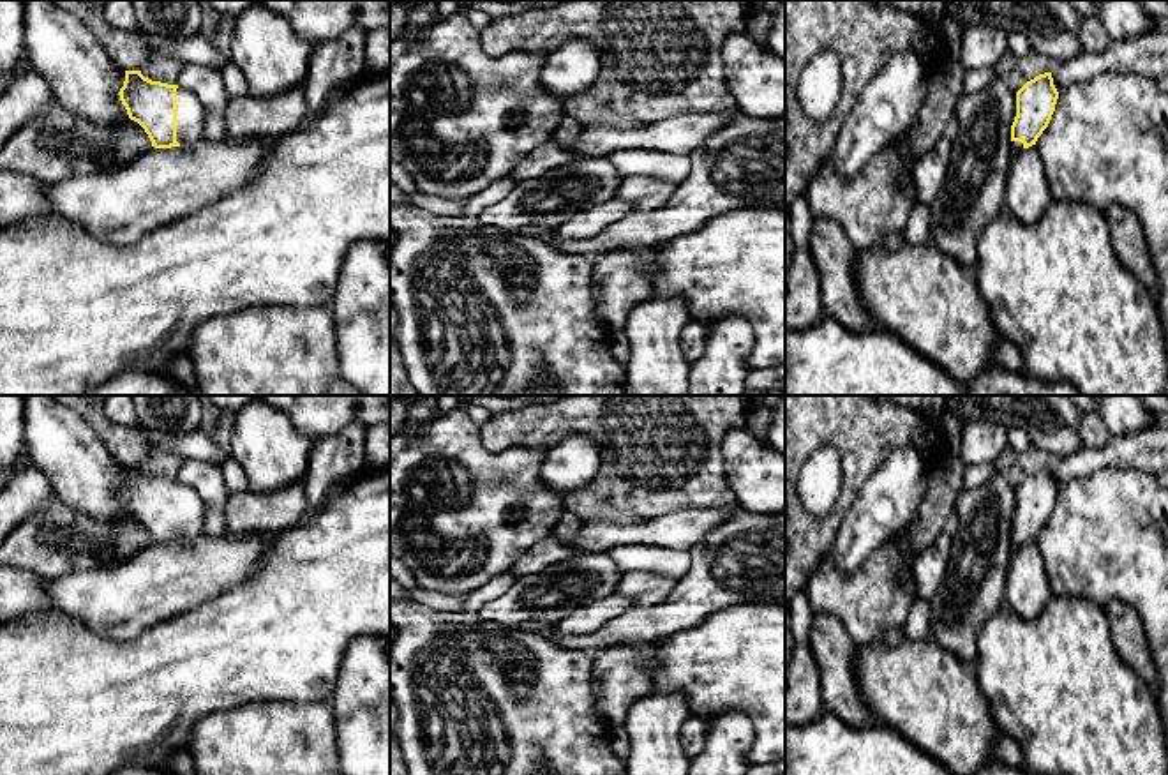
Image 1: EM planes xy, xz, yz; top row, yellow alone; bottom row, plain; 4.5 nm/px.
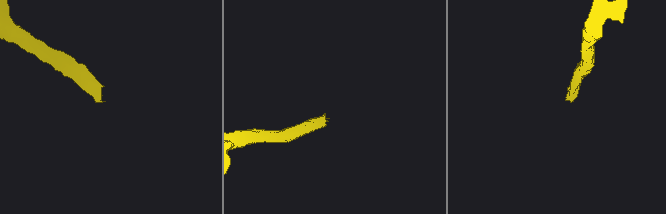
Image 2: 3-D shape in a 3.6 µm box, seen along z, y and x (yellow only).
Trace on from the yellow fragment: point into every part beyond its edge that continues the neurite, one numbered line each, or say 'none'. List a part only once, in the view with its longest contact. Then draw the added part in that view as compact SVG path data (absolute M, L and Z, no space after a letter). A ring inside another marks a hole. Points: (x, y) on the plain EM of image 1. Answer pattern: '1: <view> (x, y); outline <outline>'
1: xy (189, 509); outline M178 480L176 484L176 537L180 542L191 542L205 537L203 503L198 493Z

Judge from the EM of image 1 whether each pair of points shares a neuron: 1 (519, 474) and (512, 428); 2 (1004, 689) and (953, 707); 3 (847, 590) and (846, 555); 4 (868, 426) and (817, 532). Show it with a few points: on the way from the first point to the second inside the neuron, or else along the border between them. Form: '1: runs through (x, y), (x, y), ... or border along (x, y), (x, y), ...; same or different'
1: border along (479, 426), (493, 452), (514, 445), (546, 451); different
2: border along (974, 675), (992, 719), (1004, 731); different
3: border along (879, 548), (851, 572), (842, 572), (824, 560); different
4: runs through (863, 452), (842, 507); same

